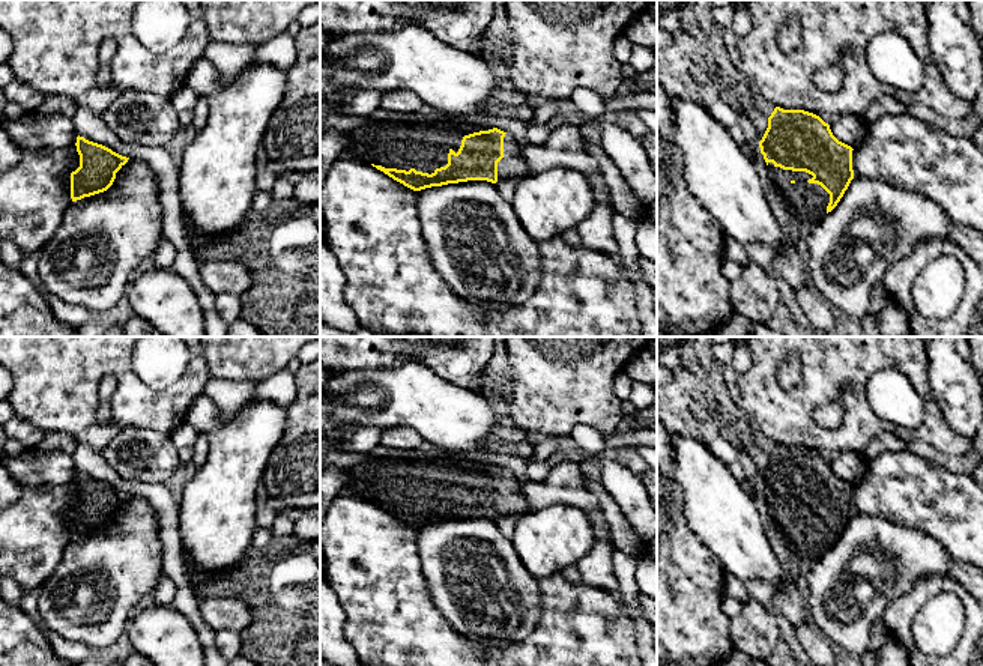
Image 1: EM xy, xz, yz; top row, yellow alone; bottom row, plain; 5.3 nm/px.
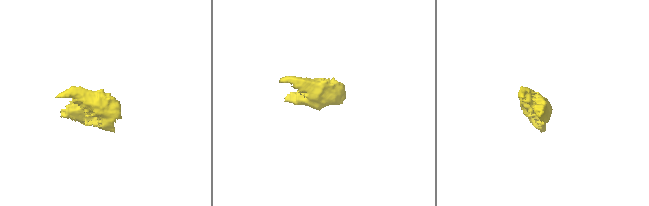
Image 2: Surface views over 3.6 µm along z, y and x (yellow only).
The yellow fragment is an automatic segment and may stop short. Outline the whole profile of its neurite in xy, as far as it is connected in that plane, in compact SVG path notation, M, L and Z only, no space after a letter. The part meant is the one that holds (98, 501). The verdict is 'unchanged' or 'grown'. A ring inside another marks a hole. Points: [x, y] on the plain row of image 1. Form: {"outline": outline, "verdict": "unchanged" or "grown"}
{"outline": "M80 472L75 483L80 504L71 510L72 538L107 528L113 522L116 510L129 496Z", "verdict": "unchanged"}

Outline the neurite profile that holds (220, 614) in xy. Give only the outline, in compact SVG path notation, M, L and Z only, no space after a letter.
M209 597L200 600L204 622L216 633L233 630L242 633L251 622L251 607L233 597Z

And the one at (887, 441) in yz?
M882 431L861 451L861 456L869 462L873 457L888 451L905 451L906 440L900 439L896 433Z

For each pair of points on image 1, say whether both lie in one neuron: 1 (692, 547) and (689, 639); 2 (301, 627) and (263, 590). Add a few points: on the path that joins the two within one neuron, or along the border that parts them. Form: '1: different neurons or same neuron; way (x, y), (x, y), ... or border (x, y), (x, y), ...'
1: same neuron; way (695, 570), (695, 608), (690, 617)
2: same neuron; way (289, 627), (263, 602)

